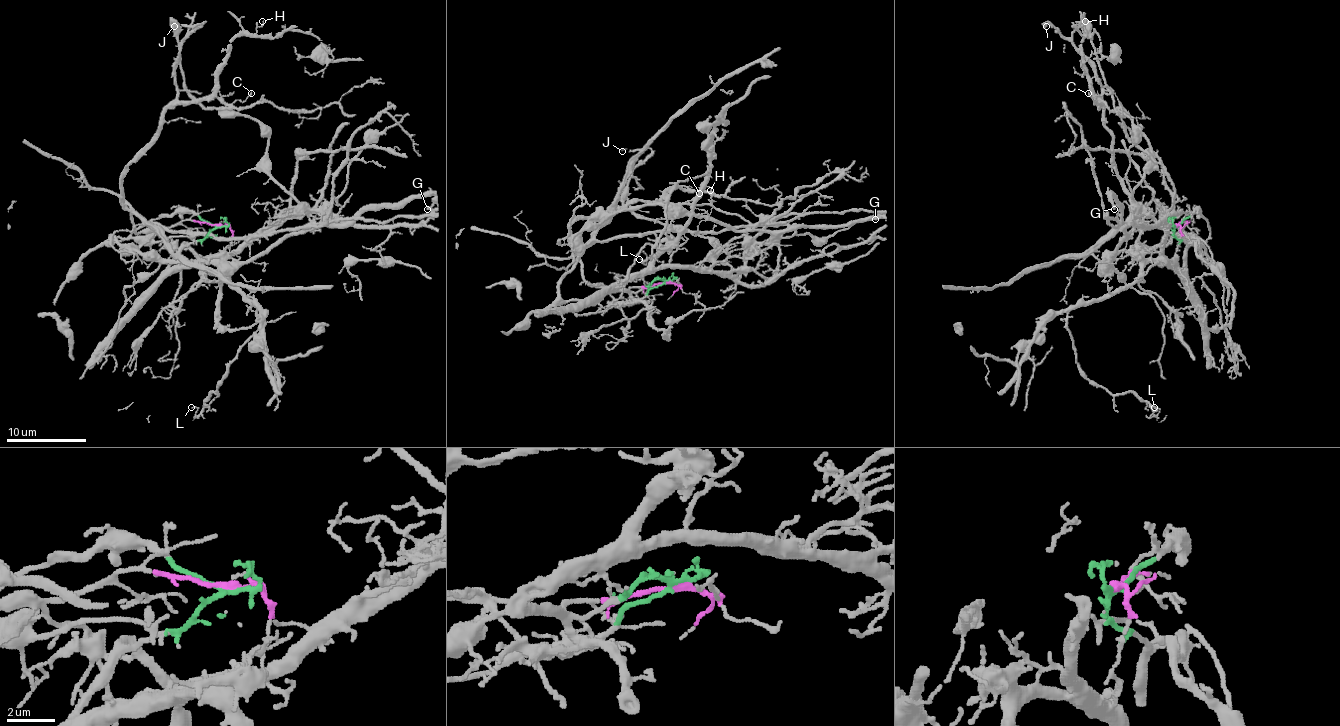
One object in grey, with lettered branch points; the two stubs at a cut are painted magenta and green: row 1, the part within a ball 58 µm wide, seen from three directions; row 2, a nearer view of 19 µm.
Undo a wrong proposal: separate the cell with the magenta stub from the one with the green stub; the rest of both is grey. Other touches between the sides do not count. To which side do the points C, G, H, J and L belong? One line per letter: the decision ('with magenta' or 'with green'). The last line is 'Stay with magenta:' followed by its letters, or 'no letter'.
C: with magenta
G: with green
H: with magenta
J: with magenta
L: with green
Stay with magenta: C, H, J

